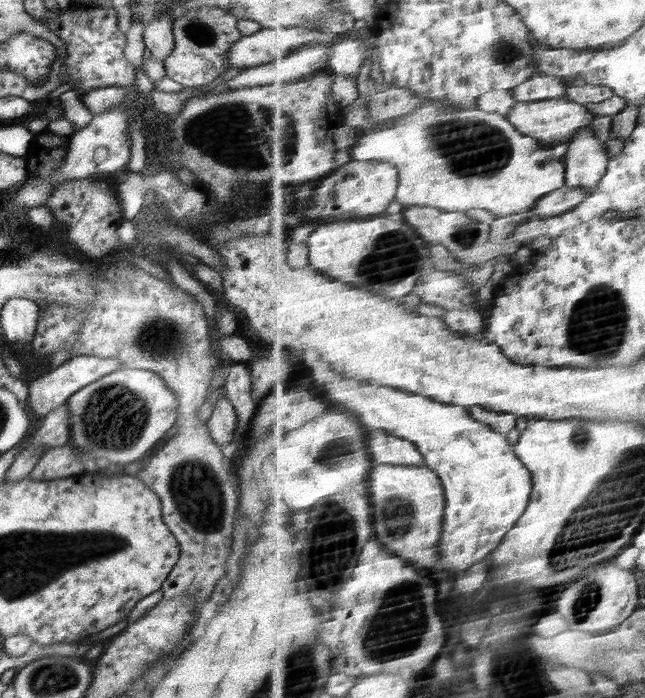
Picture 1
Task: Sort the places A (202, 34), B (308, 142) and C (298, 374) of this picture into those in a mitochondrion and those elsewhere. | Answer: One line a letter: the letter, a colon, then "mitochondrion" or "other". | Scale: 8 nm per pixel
A: mitochondrion
B: other
C: other

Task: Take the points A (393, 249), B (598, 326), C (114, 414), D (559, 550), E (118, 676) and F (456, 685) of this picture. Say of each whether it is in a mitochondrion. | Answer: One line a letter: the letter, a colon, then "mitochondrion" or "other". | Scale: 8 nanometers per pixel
A: mitochondrion
B: mitochondrion
C: mitochondrion
D: other
E: other
F: other

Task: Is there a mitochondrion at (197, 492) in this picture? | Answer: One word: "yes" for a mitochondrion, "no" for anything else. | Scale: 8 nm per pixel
yes

